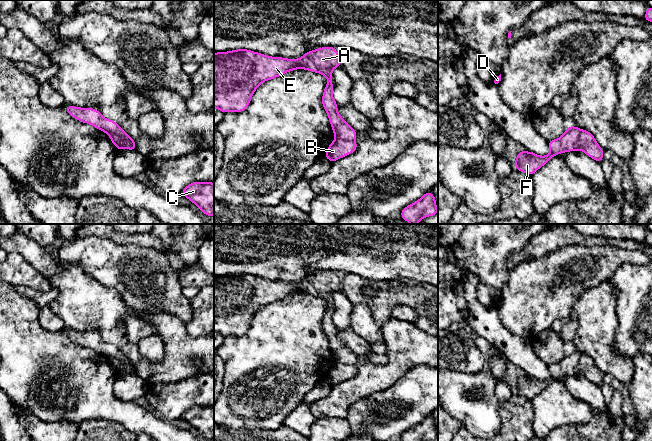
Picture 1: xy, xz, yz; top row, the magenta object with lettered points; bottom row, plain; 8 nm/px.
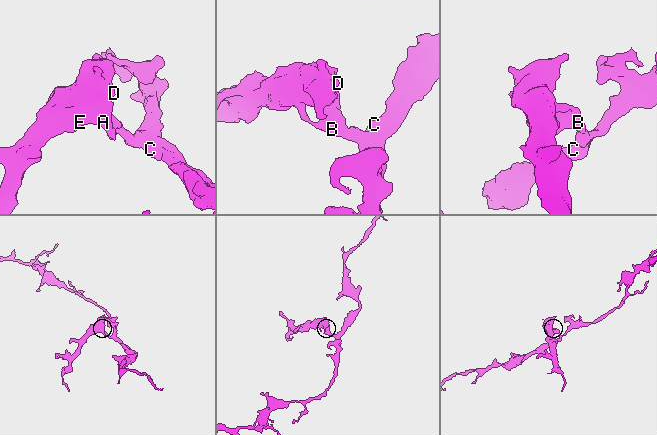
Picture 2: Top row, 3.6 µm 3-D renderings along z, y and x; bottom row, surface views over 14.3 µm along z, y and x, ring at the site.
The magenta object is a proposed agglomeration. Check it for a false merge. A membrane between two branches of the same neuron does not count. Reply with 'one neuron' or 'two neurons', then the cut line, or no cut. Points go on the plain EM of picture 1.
two neurons | xy (109, 359), (116, 358), (130, 361)

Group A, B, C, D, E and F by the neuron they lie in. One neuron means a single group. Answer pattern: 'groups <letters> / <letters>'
groups A D E F / B C

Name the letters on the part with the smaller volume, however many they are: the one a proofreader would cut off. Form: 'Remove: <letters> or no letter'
Remove: A, D, E, F

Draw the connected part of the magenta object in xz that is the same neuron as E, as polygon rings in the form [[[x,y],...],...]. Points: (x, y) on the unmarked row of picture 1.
[[[322,271],[306,276],[299,283],[270,281],[248,273],[237,273],[214,278],[214,332],[223,337],[243,336],[249,329],[254,315],[266,304],[271,304],[295,293],[306,293],[320,297],[328,304],[322,320],[322,329],[329,341],[335,363],[354,365],[355,354],[343,344],[333,322],[332,294],[341,290],[341,282],[335,271]]]

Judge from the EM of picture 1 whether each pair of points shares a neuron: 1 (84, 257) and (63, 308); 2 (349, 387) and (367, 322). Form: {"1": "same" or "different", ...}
{"1": "different", "2": "different"}

